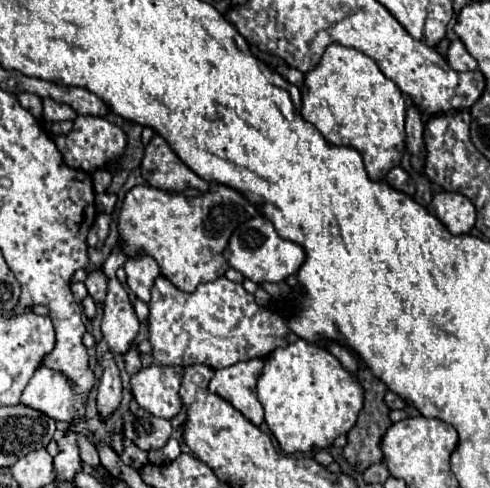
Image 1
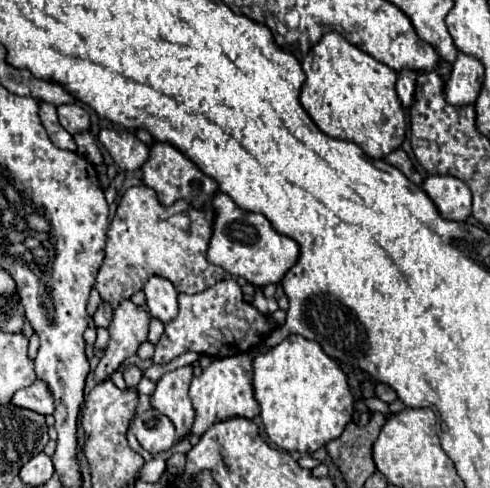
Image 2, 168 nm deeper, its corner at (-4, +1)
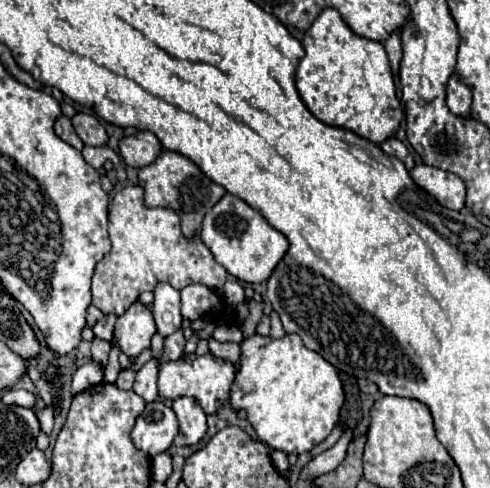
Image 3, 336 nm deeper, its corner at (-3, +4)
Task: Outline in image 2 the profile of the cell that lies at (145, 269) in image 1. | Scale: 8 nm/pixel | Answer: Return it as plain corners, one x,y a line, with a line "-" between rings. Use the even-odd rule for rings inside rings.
152,276
144,286
144,294
146,294
146,304
150,310
150,316
158,318
164,324
168,324
168,320
176,318
178,292
174,290
172,282
168,282
166,278
160,278
160,276

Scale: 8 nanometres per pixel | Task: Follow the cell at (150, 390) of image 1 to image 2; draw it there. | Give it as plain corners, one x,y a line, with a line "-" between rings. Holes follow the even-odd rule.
182,366
166,372
152,394
152,406
166,414
178,432
178,438
186,438
194,424
194,408
188,396
188,386
192,380
192,366

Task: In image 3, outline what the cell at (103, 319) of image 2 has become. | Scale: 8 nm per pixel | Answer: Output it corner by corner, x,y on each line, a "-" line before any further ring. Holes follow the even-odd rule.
109,313
109,315
105,315
101,321
97,321
97,323
93,325
93,333
95,333
95,337
101,337
101,339
105,339
105,341
111,341
115,319
117,319
117,317
115,317
113,313

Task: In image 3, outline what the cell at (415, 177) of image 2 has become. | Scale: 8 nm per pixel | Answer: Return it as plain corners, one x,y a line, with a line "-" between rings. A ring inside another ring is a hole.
391,137
391,139
387,139
385,143
381,143
381,149
383,149
387,155
397,157
399,161
403,161
403,165
405,165
409,171
415,167
415,161
413,161
409,149
407,149
397,137

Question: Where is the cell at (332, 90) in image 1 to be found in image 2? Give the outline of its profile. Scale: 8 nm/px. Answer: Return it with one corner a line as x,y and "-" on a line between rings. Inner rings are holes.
332,30
310,48
302,62
302,70
306,80
302,84
300,104
324,134
350,140
372,158
384,158
400,148
406,116
396,96
396,72
392,68

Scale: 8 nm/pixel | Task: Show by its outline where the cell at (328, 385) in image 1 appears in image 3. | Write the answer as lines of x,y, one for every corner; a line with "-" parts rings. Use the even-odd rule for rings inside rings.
251,335
241,343
239,373
231,387
231,407
245,409
257,437
271,449
299,455
327,439
339,423
345,393
337,369
319,353
307,349
299,335
281,339

